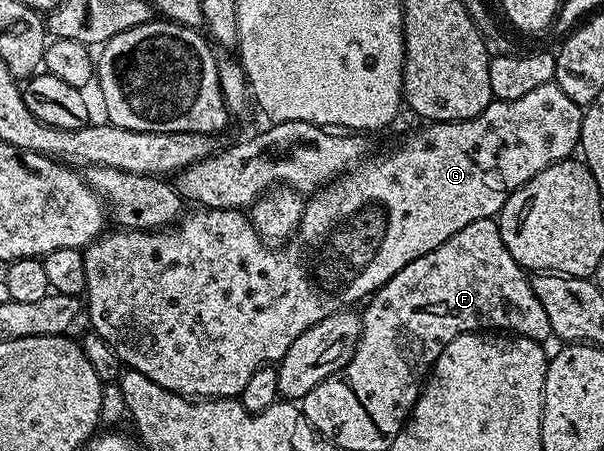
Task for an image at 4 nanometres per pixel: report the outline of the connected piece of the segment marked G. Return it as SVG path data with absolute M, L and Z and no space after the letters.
M555 81L542 84L542 88L534 88L534 92L530 92L526 96L522 96L519 100L506 100L505 102L492 101L486 109L478 112L478 116L467 118L461 122L433 122L431 124L421 125L421 130L416 130L404 143L401 144L397 150L392 150L389 154L380 154L377 158L373 156L365 157L364 161L358 166L353 166L351 170L347 170L341 174L339 178L335 178L333 182L328 183L322 190L317 190L305 201L304 211L302 212L300 223L283 244L272 245L261 238L258 231L252 226L252 220L244 210L209 210L207 208L196 208L193 214L185 213L175 224L158 230L130 230L127 228L116 228L116 231L105 232L100 235L96 241L89 244L84 250L84 259L86 260L86 318L92 321L92 326L96 329L96 334L121 358L125 363L123 364L127 369L137 370L142 372L142 376L146 376L150 380L154 380L154 384L158 384L162 388L166 388L175 394L181 394L183 398L190 398L193 400L207 400L210 398L236 398L244 389L246 384L250 381L250 376L254 372L258 372L260 366L268 364L279 363L281 358L286 356L286 352L290 348L290 344L294 344L294 340L298 340L298 336L302 336L302 332L306 332L306 328L310 328L314 324L318 324L322 320L326 320L326 316L336 314L338 311L345 308L355 307L356 301L367 299L369 296L376 293L380 287L385 286L393 276L402 268L406 268L406 264L410 264L414 260L418 260L418 256L426 256L426 252L434 252L434 248L438 248L438 244L442 244L446 240L450 240L450 236L454 236L454 232L462 232L462 228L466 228L466 224L470 224L474 220L482 220L483 218L496 218L500 210L506 204L506 200L518 188L526 185L531 178L538 176L538 172L542 172L546 168L550 168L559 162L569 161L573 157L572 153L577 153L580 144L580 133L582 132L582 120L584 119L584 112L581 106L574 104L574 100L570 100L570 96L566 96L566 92L562 92L562 88L558 88Z

